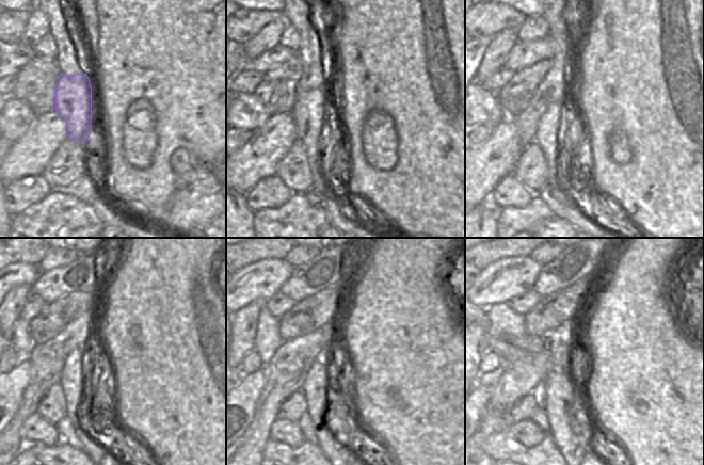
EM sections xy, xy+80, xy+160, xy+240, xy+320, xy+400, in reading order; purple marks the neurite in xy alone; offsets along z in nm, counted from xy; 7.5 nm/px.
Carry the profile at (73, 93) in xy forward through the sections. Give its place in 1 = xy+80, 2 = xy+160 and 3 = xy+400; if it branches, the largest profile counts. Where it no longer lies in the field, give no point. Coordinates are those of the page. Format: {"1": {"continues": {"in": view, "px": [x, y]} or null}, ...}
{"1": {"continues": {"in": "xy+80", "px": [309, 111]}}, "2": {"continues": {"in": "xy+160", "px": [548, 134]}}, "3": {"continues": {"in": "xy+400", "px": [572, 435]}}}

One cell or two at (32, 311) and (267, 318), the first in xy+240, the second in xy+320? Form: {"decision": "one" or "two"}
{"decision": "two"}

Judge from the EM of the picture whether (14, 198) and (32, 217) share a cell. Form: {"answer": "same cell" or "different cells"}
{"answer": "different cells"}

